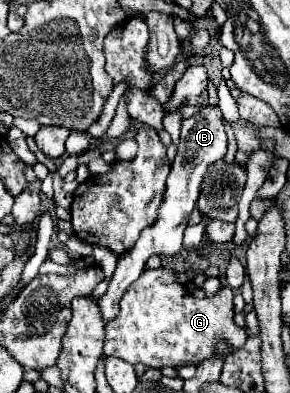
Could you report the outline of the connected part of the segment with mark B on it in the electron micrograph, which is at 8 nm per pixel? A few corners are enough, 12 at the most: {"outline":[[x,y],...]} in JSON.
{"outline":[[218,105],[182,121],[156,221],[118,257],[104,321],[152,255],[174,257],[228,135]]}

